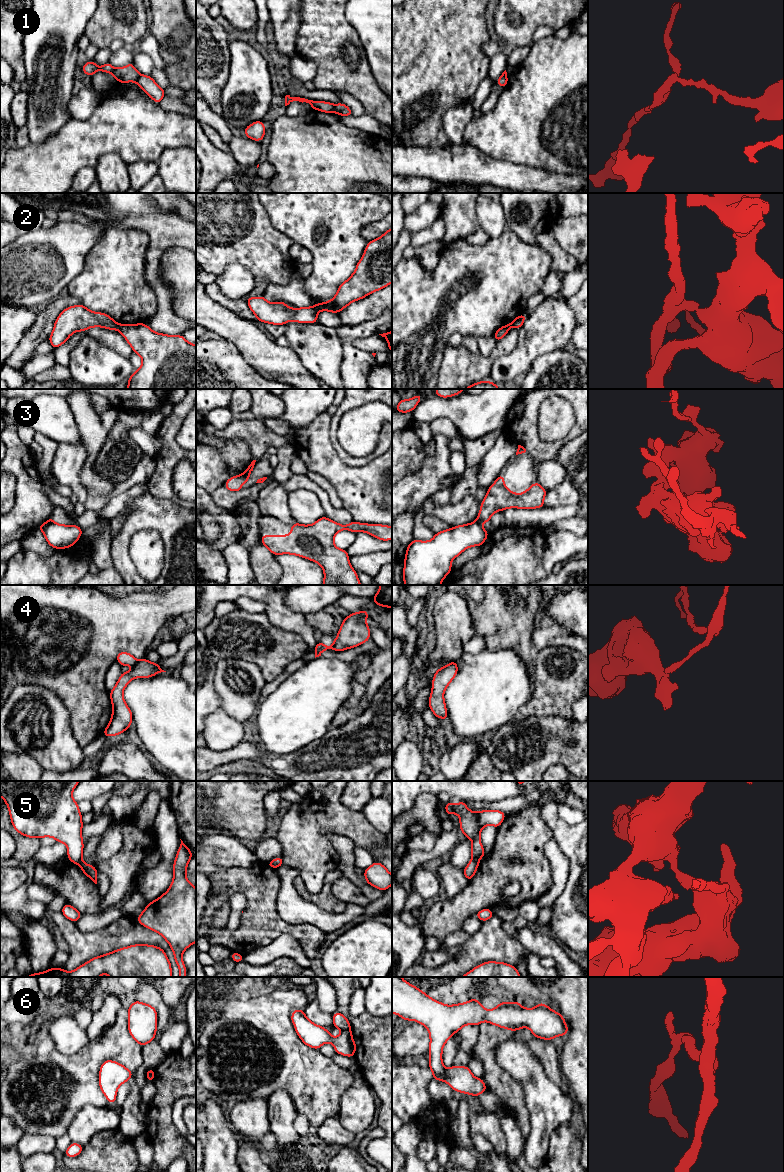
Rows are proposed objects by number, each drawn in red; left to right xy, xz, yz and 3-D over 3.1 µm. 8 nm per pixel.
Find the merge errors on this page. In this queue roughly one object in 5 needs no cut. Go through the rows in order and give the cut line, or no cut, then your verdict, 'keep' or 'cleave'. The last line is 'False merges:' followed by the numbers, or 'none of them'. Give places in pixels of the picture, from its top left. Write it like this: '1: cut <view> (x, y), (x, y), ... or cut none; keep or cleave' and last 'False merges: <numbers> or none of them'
1: cut xy (141, 75), (135, 81); cleave
2: cut xy (120, 324), (117, 329); cleave
3: cut xy (53, 522), (47, 522), (41, 529); cleave
4: cut xy (137, 661), (134, 665); cleave
5: cut yz (472, 858), (478, 862); cleave
6: cut yz (446, 1069), (443, 1079); cleave
False merges: 1, 2, 3, 4, 5, 6

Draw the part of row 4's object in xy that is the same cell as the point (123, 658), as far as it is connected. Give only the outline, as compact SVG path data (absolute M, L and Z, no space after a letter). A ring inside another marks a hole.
M121 651L118 653L116 661L121 665L121 666L126 666L126 665L135 665L137 663L137 660L133 655L131 655L128 652Z

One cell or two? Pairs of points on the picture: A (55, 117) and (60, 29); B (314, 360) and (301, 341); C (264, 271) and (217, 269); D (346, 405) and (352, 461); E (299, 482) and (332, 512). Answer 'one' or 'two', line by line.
A: one
B: one
C: one
D: one
E: one

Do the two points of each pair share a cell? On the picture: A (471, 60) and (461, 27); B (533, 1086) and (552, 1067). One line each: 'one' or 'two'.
A: one
B: two

